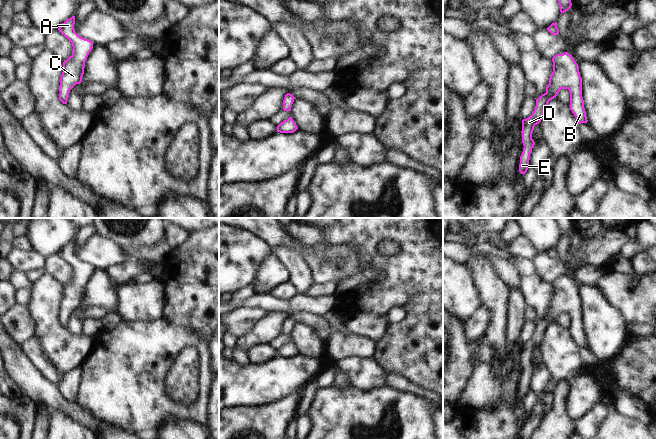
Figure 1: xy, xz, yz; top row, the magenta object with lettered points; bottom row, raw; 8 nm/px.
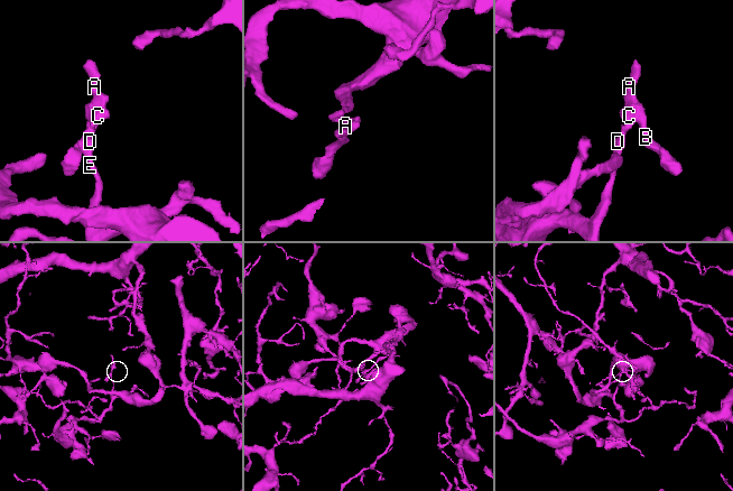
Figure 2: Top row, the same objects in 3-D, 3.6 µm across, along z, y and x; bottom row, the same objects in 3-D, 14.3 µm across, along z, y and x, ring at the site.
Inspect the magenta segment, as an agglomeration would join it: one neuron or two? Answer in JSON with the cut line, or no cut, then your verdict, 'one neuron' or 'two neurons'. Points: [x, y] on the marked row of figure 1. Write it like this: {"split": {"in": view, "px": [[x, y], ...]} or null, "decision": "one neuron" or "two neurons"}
{"split": null, "decision": "one neuron"}

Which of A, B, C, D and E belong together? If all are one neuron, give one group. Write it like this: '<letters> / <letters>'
A B C D E

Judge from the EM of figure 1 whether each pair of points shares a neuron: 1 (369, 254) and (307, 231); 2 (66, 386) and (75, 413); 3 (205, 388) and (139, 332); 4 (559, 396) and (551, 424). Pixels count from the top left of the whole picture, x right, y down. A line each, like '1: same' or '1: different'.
1: same
2: different
3: same
4: same

